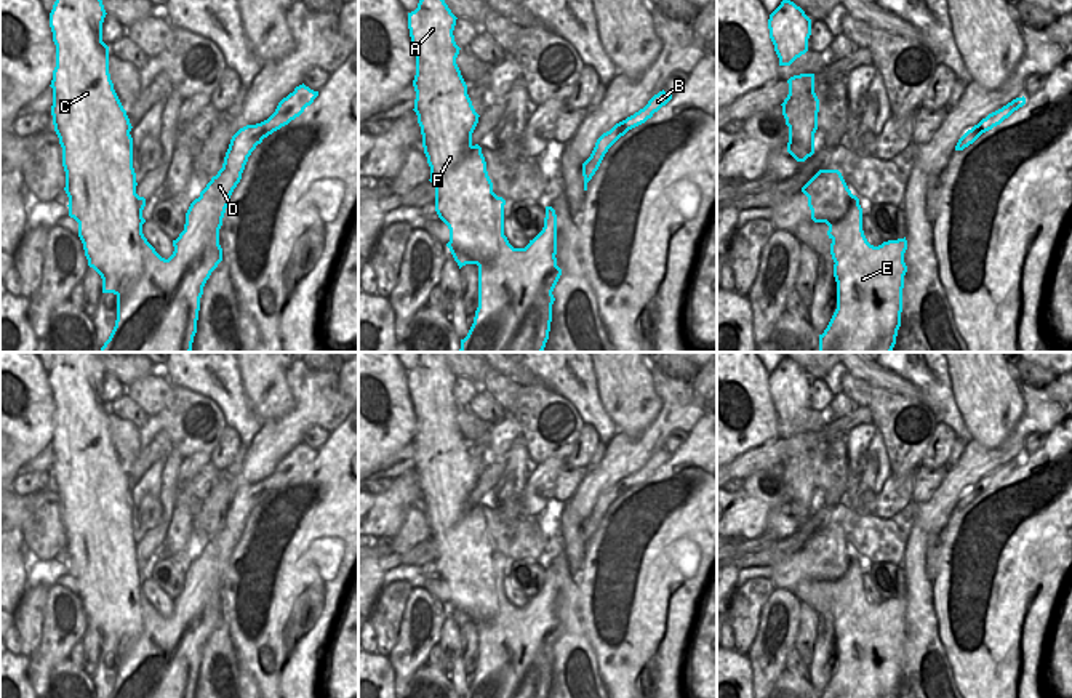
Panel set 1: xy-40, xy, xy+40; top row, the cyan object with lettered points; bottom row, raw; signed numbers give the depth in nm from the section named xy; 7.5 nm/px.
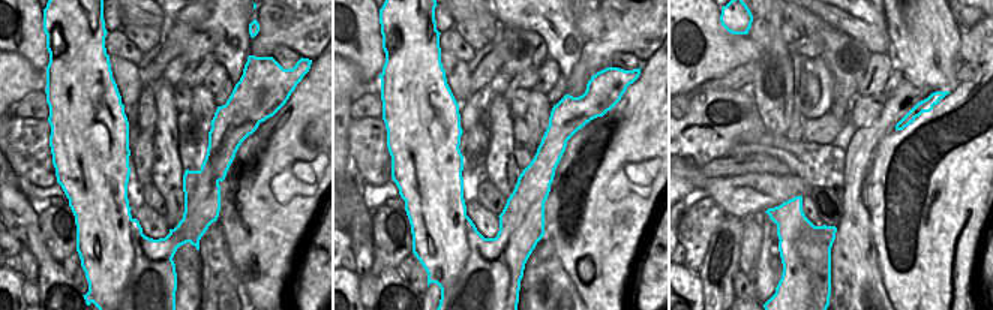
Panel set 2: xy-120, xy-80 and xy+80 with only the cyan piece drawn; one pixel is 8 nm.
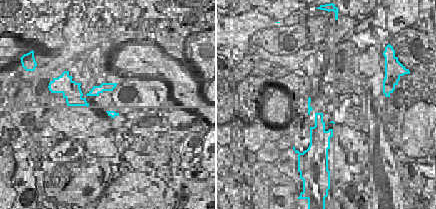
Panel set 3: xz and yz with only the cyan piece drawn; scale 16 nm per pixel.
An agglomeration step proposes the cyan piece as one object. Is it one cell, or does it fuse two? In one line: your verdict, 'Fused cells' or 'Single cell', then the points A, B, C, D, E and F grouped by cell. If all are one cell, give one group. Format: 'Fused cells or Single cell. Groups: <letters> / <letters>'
Fused cells. Groups: A C F / B D E.

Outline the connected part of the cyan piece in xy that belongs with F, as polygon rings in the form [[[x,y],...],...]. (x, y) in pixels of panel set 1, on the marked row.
[[[419,0],[418,8],[408,13],[408,29],[411,45],[416,54],[416,75],[413,86],[416,91],[414,112],[422,134],[422,147],[430,166],[430,183],[435,186],[435,211],[450,229],[450,248],[459,269],[466,264],[490,264],[499,255],[499,245],[504,237],[504,205],[506,200],[493,192],[493,183],[486,171],[486,162],[478,144],[472,144],[472,133],[478,123],[472,101],[467,94],[467,85],[456,64],[459,46],[454,42],[456,16],[445,0]]]

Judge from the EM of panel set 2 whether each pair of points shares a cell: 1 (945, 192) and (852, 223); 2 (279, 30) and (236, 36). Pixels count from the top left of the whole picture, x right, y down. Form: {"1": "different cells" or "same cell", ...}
{"1": "different cells", "2": "different cells"}

